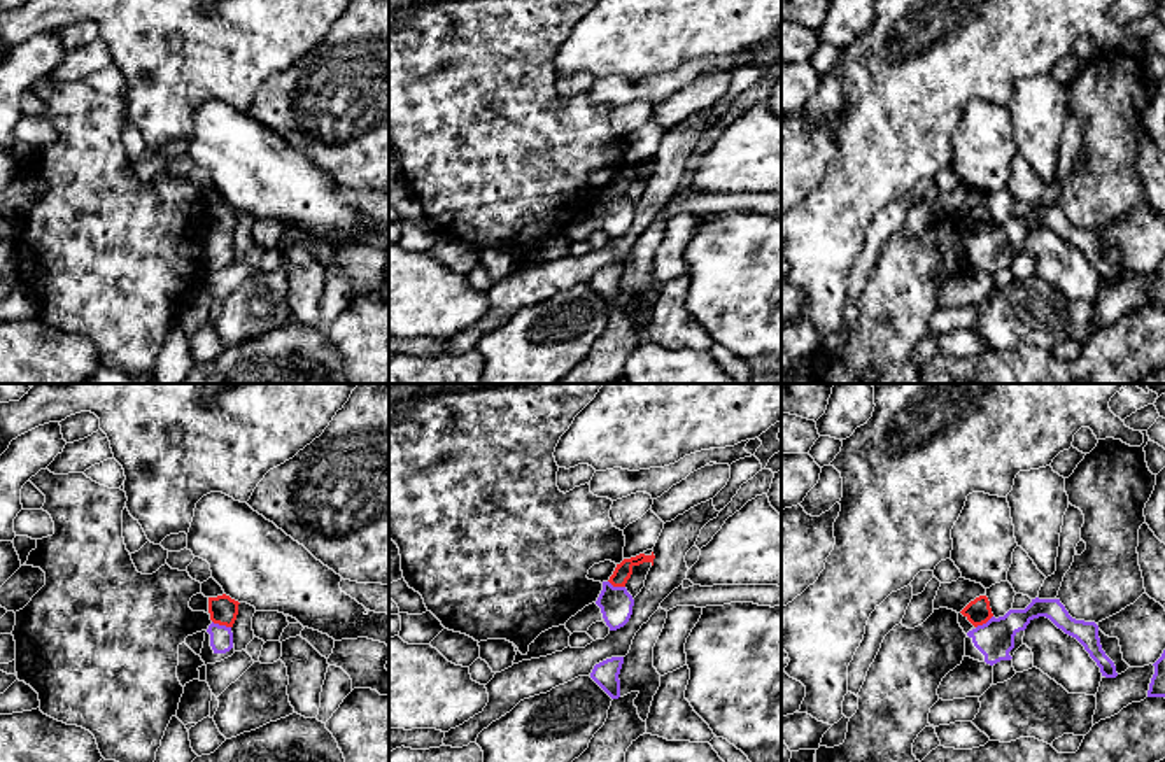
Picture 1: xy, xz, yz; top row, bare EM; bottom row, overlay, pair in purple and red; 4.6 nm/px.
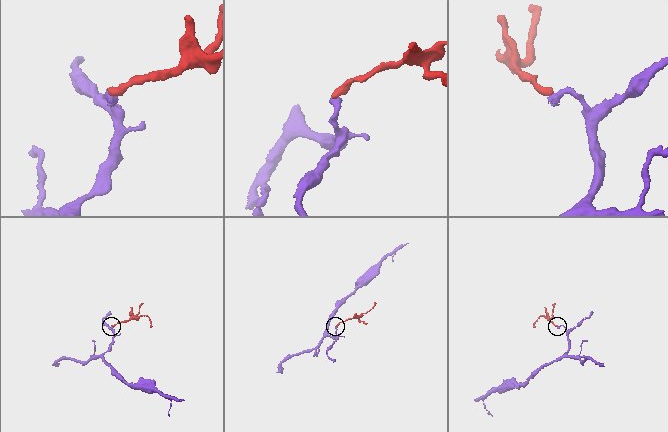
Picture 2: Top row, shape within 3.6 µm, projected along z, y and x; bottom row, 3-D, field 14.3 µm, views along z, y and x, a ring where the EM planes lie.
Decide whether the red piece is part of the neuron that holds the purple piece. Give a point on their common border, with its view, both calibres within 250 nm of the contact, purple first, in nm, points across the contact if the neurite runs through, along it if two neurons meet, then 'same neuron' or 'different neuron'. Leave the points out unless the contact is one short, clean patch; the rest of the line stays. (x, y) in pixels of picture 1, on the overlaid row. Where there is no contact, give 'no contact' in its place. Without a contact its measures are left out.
meets purple in xy at (221, 626); 110 nm thick on the purple side, 130 nm on the other; border along xy (212, 620), (230, 627); different neuron

